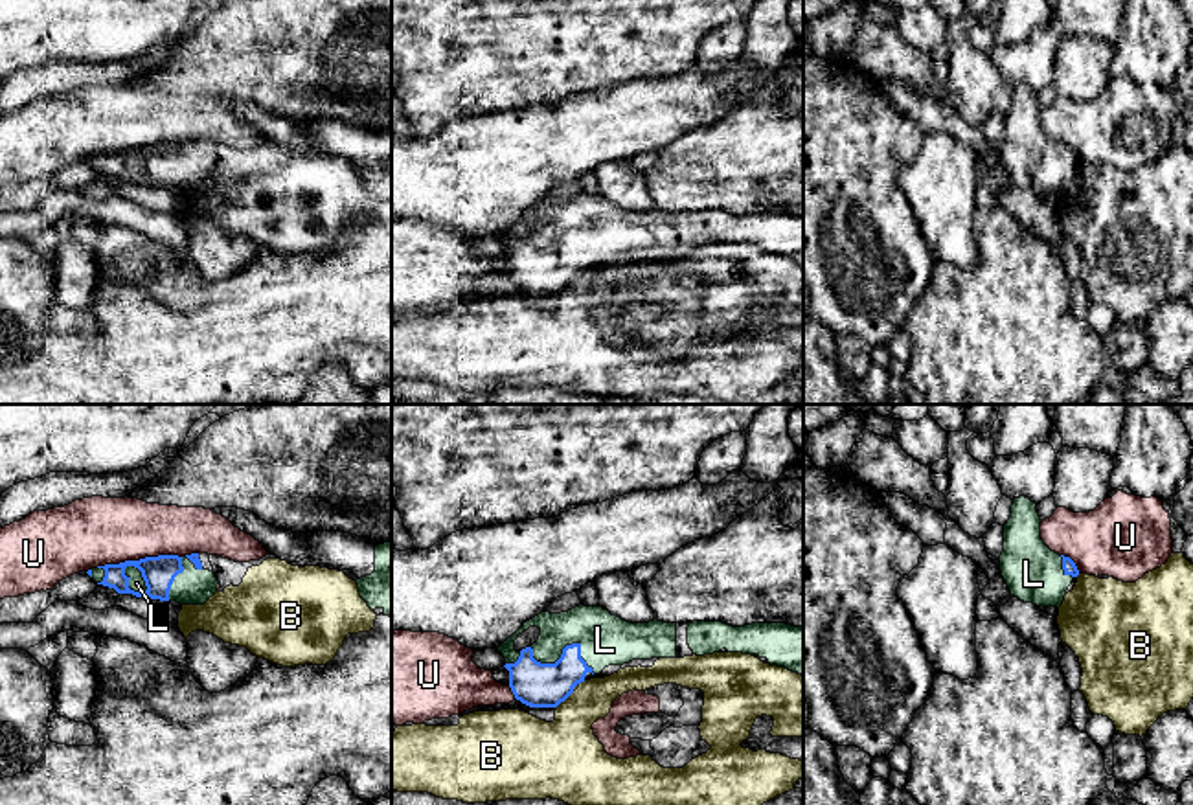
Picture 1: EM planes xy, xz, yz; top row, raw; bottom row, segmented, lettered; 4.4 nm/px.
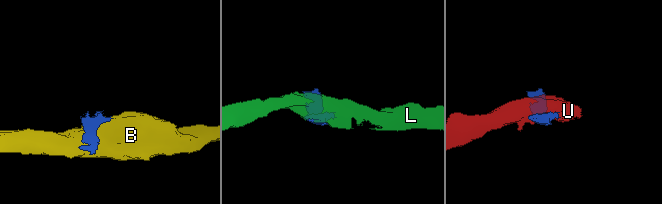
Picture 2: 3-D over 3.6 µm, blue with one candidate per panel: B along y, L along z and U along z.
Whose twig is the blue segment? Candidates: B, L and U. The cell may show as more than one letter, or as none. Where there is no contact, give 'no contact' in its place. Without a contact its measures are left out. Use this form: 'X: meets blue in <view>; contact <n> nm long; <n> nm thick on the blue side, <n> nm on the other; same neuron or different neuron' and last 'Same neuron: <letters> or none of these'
B: meets blue in xz; contact 110 nm long; 200 nm thick on the blue side, 320 nm on the other; different neuron
L: meets blue in xz; contact 300 nm long; 200 nm thick on the blue side, 220 nm on the other; same neuron
U: meets blue in xy; contact 380 nm long; 140 nm thick on the blue side, 300 nm on the other; different neuron
Same neuron: L

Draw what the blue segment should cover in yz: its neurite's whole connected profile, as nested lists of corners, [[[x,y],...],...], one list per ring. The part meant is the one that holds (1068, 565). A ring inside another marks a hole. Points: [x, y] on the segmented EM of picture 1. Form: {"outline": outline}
{"outline": [[[1015,498],[1004,526],[1000,572],[1011,592],[1024,603],[1061,607],[1068,586],[1079,575],[1070,557],[1051,551],[1040,539],[1037,504]]]}

